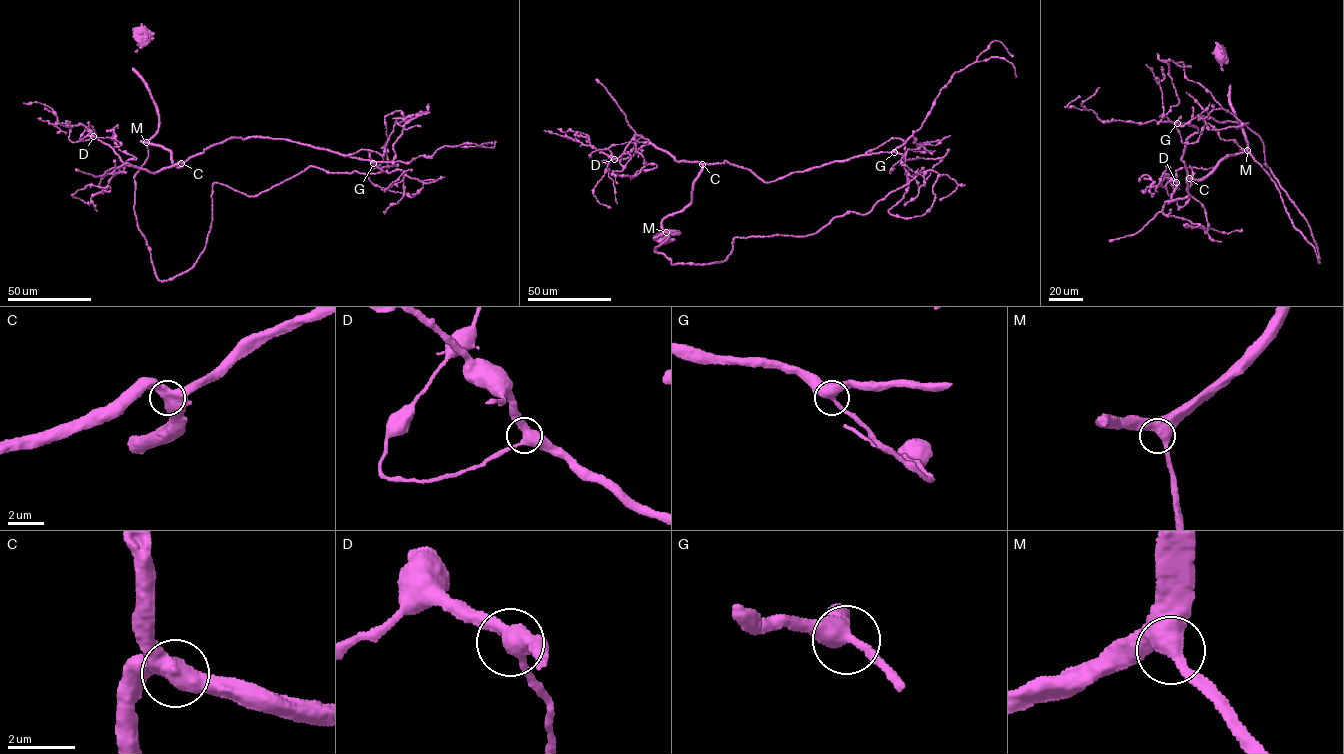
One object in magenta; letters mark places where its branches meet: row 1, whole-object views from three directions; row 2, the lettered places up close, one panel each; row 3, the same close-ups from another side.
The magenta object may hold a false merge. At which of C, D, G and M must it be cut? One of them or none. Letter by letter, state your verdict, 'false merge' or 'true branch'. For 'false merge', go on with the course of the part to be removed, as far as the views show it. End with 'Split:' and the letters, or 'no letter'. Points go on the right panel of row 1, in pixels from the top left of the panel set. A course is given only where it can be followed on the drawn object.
C: true branch
D: true branch
G: true branch
M: true branch
Split: no letter

